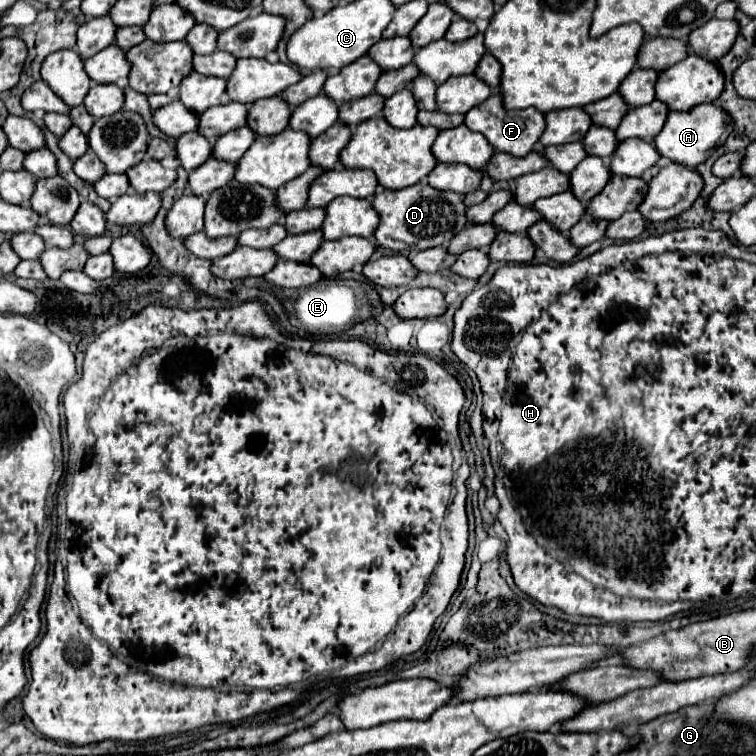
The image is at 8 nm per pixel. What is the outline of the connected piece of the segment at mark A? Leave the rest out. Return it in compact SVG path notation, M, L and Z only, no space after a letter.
M703 103L701 107L693 107L693 111L685 113L669 111L663 129L653 139L653 145L659 155L693 169L703 163L711 151L723 143L723 139L729 137L729 131L729 115L725 115L725 111L717 111L717 107L711 103Z

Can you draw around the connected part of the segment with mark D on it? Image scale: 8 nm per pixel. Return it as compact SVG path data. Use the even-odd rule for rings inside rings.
M425 181L415 183L413 187L405 187L401 191L385 191L383 187L377 187L373 207L379 213L375 239L381 247L387 247L387 239L403 241L405 245L417 249L447 247L449 239L453 239L453 235L457 235L457 231L467 225L463 199L451 191L437 191Z

